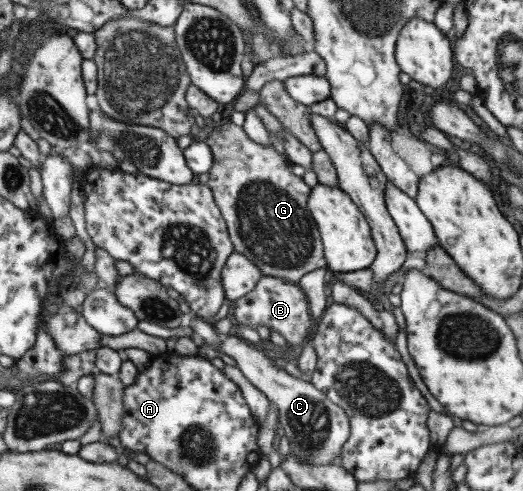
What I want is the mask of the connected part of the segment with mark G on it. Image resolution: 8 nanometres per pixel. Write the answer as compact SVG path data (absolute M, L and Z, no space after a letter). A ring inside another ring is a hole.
M228 122L219 128L202 136L212 157L206 185L211 189L214 203L226 224L234 252L247 257L262 275L283 278L291 283L296 283L308 271L326 266L317 227L307 208L310 189L301 177L292 173L292 165L273 147L262 147L248 139L241 127Z

